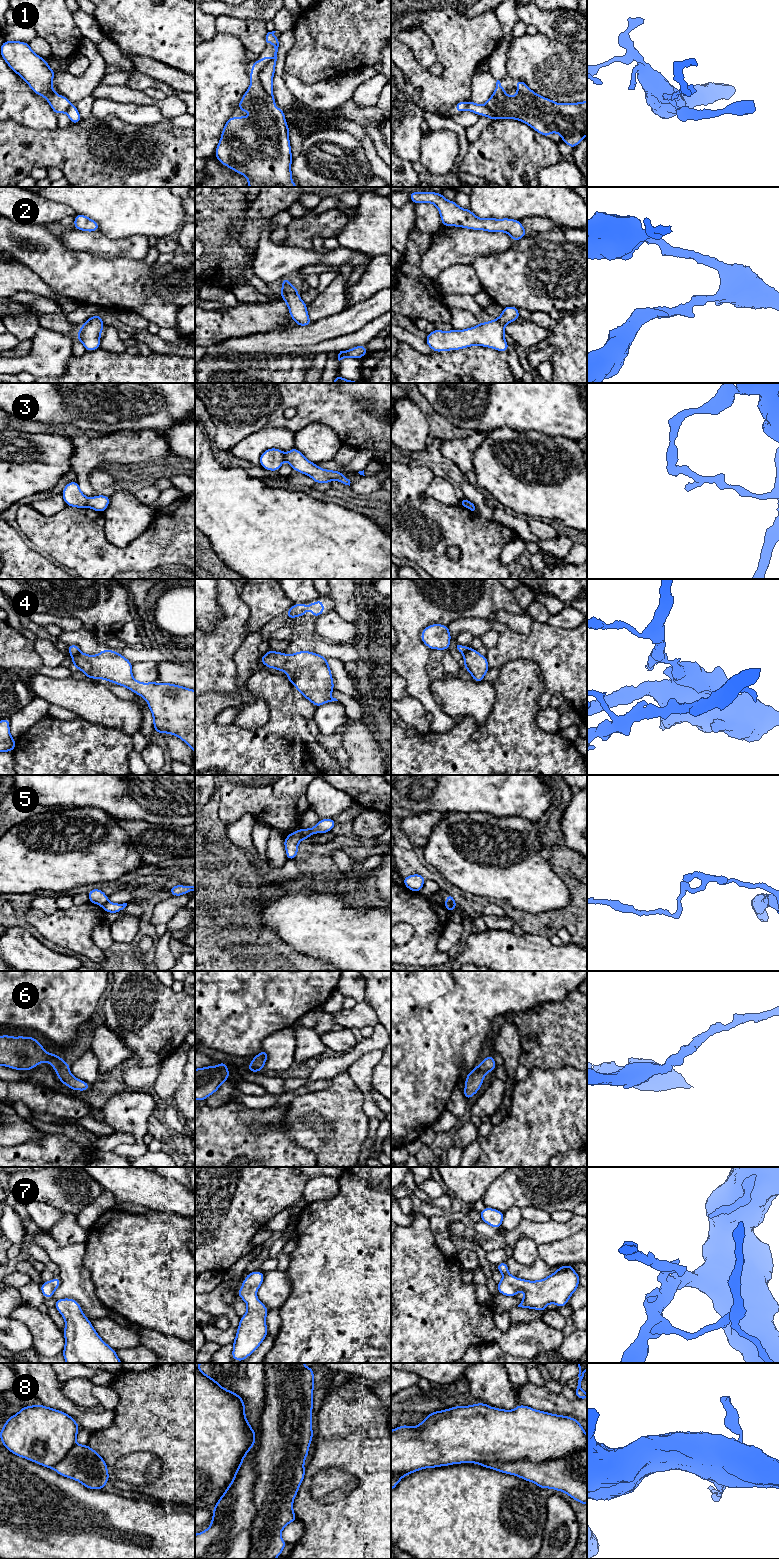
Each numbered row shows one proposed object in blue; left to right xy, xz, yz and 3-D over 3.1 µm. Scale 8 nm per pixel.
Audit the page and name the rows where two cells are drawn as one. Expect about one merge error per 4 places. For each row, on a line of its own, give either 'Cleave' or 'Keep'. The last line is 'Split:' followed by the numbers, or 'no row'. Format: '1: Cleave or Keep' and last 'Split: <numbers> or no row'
1: Cleave
2: Keep
3: Cleave
4: Cleave
5: Cleave
6: Keep
7: Keep
8: Cleave
Split: 1, 3, 4, 5, 8

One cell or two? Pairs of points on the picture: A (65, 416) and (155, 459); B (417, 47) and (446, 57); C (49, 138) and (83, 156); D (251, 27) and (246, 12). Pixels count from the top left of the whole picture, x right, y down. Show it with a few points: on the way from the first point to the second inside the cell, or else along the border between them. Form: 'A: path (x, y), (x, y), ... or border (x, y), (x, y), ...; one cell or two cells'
A: border (127, 430), (100, 434); two cells
B: border (425, 33), (432, 42), (437, 61); two cells
C: path (57, 146), (59, 148), (75, 150); one cell
D: border (226, 14), (241, 19), (259, 19), (265, 22); two cells

